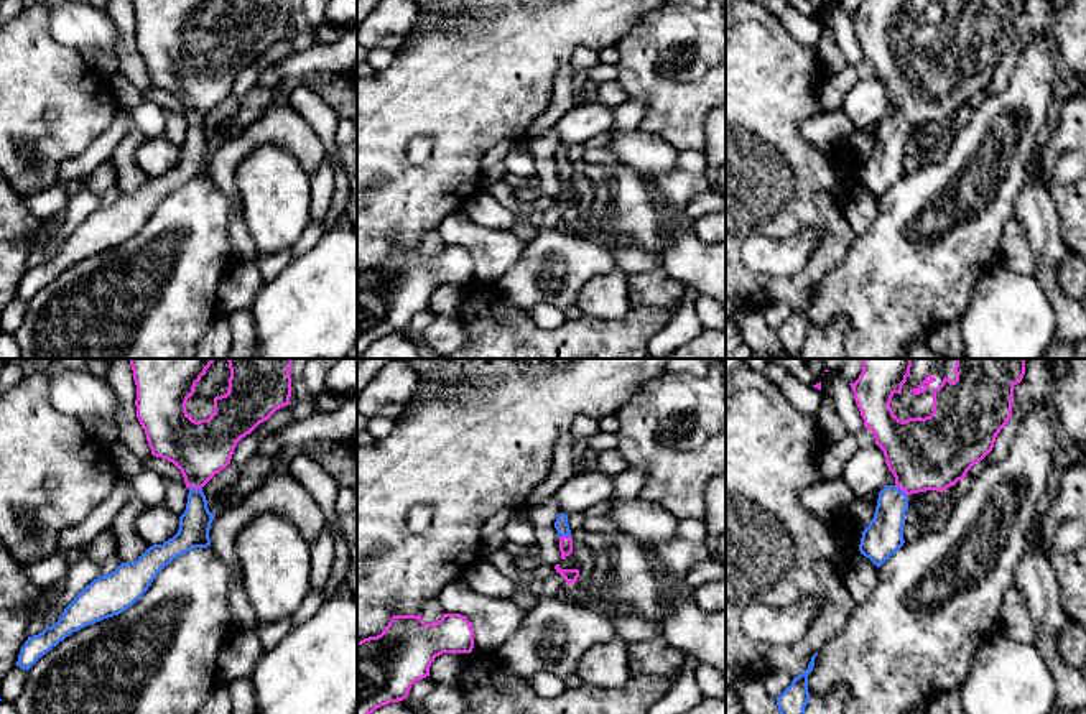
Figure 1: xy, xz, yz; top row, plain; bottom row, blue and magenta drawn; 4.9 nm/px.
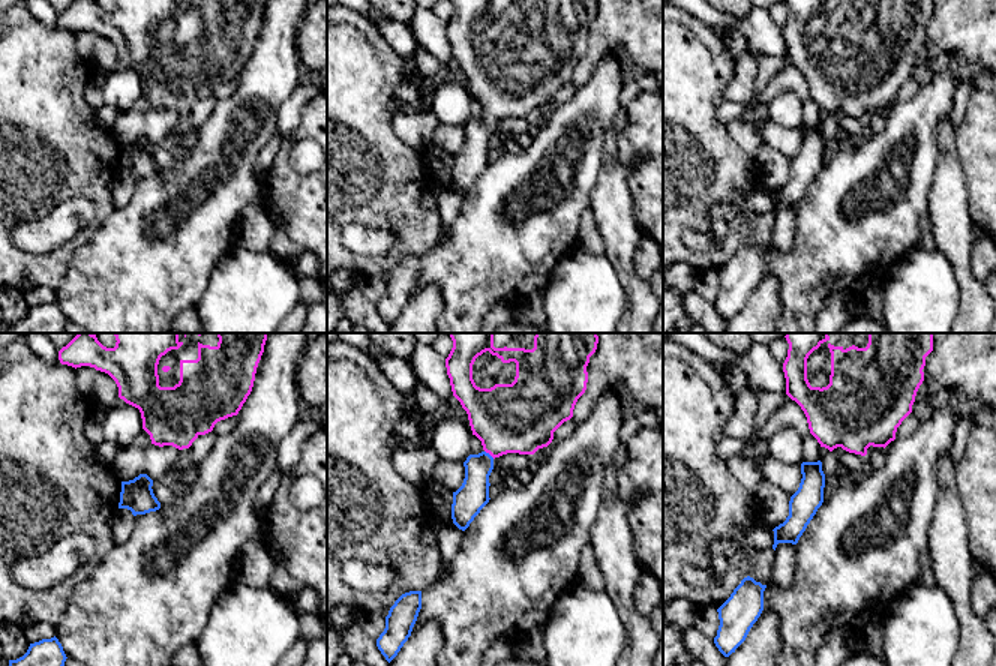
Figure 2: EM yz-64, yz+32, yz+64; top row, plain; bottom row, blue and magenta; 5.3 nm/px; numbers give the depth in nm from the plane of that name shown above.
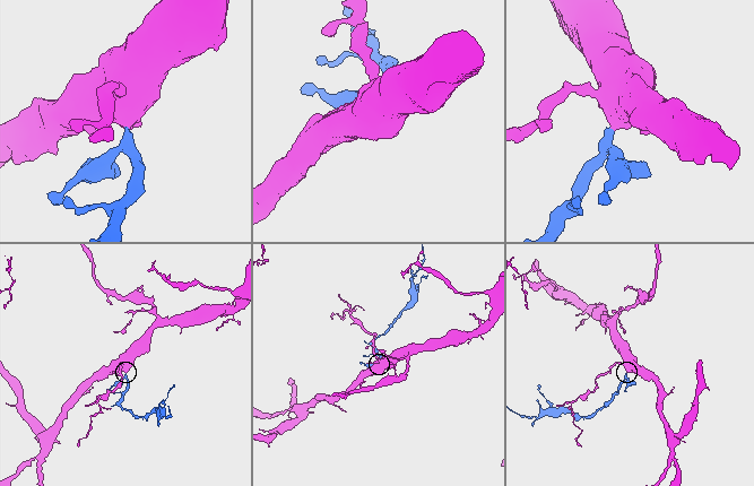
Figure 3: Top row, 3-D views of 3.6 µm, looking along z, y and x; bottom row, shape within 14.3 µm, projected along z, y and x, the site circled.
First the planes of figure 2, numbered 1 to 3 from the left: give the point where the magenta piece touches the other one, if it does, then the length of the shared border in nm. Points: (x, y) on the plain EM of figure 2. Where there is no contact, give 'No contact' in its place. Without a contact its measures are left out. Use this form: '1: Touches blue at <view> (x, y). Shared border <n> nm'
1: No contact
2: Touches blue at yz+32 (488, 117). Shared border 70 nm
3: No contact

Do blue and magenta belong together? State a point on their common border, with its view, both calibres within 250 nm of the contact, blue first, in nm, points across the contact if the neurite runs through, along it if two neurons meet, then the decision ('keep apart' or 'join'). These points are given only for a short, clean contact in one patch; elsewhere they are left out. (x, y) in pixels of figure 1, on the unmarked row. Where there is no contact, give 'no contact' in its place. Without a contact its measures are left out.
contact xy (196, 120); calibres 160 and 280 nm; way xy (194, 155), (196, 120), (199, 81); join

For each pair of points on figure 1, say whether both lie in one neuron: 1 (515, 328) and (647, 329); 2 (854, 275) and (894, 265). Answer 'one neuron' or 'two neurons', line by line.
1: one neuron
2: one neuron

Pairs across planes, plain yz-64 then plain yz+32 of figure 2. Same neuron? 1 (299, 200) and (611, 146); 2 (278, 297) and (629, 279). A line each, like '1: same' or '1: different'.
1: different
2: different

